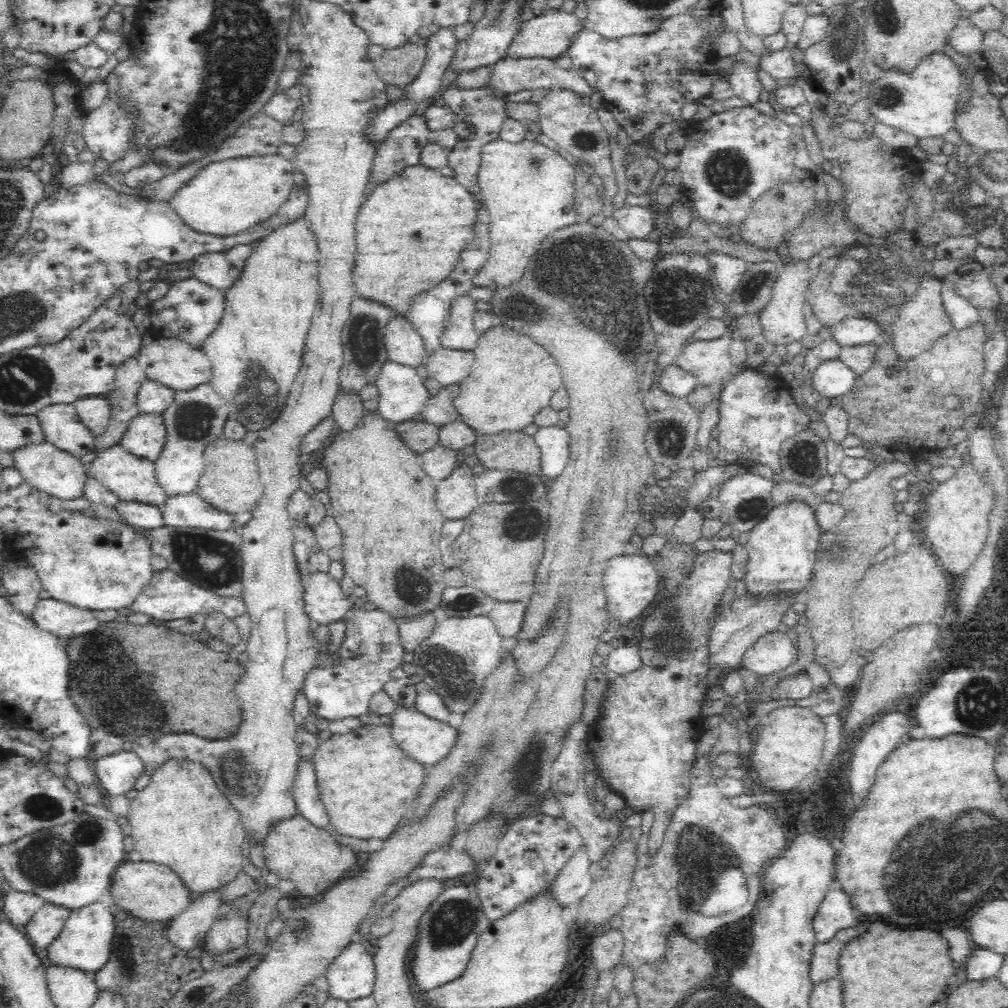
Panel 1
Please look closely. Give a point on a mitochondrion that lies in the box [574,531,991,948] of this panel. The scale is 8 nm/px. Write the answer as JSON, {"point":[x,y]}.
{"point":[707,856]}

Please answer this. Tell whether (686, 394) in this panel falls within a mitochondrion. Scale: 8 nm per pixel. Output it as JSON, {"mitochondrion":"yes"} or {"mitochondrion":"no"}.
{"mitochondrion":"no"}

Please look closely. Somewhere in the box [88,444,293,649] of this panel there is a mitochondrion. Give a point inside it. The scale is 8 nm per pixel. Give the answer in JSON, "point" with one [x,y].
{"point":[211,561]}

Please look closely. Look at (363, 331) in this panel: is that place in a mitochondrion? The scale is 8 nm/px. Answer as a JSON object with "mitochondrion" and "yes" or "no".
{"mitochondrion":"yes"}

